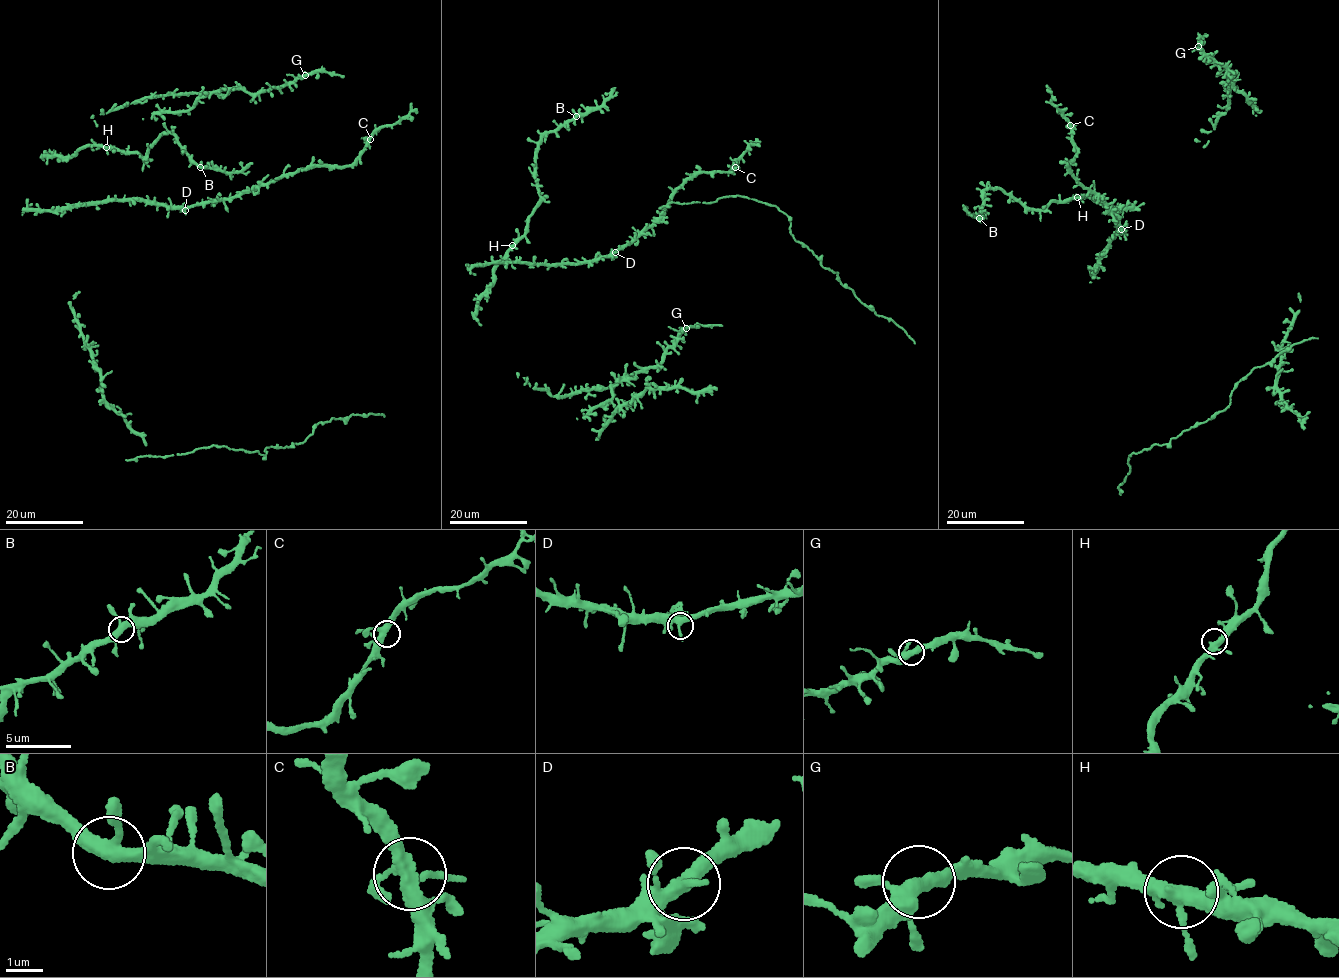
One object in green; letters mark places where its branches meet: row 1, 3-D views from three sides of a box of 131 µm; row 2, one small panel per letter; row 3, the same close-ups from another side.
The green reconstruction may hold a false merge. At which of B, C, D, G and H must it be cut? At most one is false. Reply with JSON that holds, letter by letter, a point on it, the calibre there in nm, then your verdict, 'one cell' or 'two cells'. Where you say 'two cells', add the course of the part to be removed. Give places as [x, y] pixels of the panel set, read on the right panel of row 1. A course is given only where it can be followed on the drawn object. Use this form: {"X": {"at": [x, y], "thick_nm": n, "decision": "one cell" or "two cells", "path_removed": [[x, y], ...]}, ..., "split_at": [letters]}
{"B": {"at": [979, 218], "thick_nm": 360, "decision": "one cell"}, "C": {"at": [1070, 125], "thick_nm": 360, "decision": "one cell"}, "D": {"at": [1121, 229], "thick_nm": 360, "decision": "one cell"}, "G": {"at": [1198, 46], "thick_nm": 360, "decision": "one cell"}, "H": {"at": [1077, 197], "thick_nm": 360, "decision": "one cell"}, "split_at": []}

